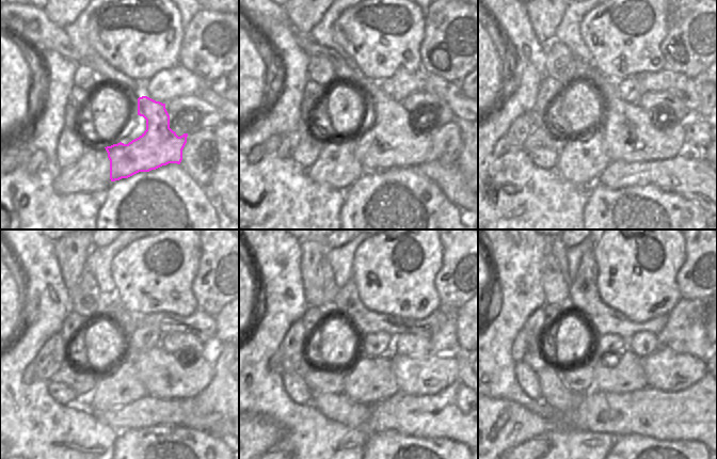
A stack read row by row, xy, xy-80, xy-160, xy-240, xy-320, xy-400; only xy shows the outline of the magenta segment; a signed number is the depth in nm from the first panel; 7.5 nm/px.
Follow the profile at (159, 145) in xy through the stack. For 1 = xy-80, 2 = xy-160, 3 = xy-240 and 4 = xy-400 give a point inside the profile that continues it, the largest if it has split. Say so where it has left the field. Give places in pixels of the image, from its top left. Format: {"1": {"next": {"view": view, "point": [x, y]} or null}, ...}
{"1": {"next": {"view": "xy-80", "point": [392, 139]}}, "2": {"next": {"view": "xy-160", "point": [631, 133]}}, "3": {"next": {"view": "xy-240", "point": [163, 375]}}, "4": {"next": {"view": "xy-400", "point": [666, 370]}}}

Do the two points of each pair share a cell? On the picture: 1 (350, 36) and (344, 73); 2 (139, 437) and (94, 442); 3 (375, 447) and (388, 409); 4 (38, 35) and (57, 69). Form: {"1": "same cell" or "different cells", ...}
{"1": "different cells", "2": "different cells", "3": "different cells", "4": "different cells"}

